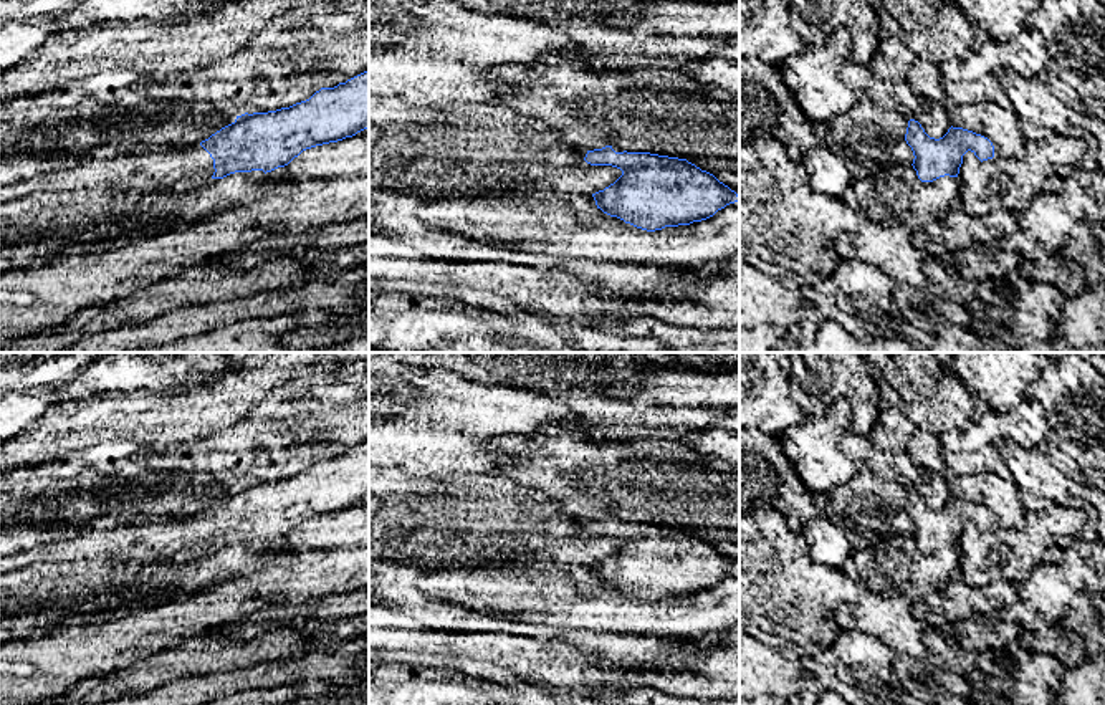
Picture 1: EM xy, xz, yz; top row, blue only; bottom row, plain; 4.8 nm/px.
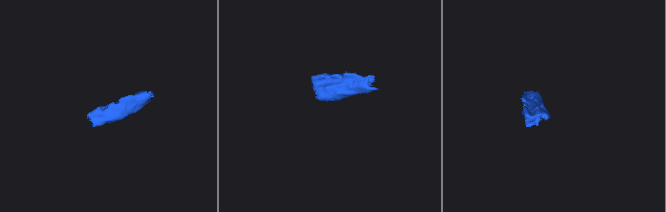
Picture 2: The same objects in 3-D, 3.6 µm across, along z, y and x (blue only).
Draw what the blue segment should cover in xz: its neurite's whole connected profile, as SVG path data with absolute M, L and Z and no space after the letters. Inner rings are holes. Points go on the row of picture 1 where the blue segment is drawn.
M587 151L591 165L612 165L622 175L592 194L597 209L637 228L655 232L713 217L739 195L686 159L650 152Z

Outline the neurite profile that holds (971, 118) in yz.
M991 101L951 108L951 126L988 137L994 157L1019 157L1026 154L1026 139L1019 129L1016 111L1006 111Z

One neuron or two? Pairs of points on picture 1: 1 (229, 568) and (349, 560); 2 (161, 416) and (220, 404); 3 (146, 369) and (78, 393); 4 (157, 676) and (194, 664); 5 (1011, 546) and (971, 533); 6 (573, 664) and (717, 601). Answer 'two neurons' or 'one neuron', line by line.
1: two neurons
2: one neuron
3: one neuron
4: one neuron
5: one neuron
6: two neurons

